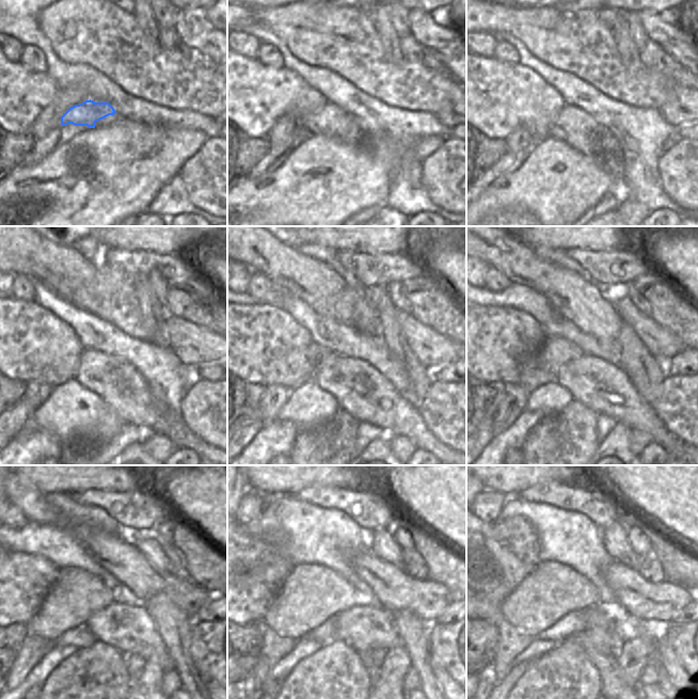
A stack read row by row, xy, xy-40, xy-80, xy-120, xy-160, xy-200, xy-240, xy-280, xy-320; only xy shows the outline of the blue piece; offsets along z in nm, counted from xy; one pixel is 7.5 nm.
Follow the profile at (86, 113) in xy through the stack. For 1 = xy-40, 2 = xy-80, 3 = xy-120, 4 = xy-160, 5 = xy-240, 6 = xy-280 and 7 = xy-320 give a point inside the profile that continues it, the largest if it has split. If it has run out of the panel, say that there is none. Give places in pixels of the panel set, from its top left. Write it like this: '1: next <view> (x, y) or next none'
1: next xy-40 (331, 121)
2: next xy-80 (573, 126)
3: next xy-120 (117, 382)
4: next xy-160 (360, 390)
5: next xy-240 (128, 628)
6: next xy-280 (363, 628)
7: next xy-320 (595, 617)

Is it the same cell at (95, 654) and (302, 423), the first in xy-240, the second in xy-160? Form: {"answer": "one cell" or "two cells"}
{"answer": "two cells"}

